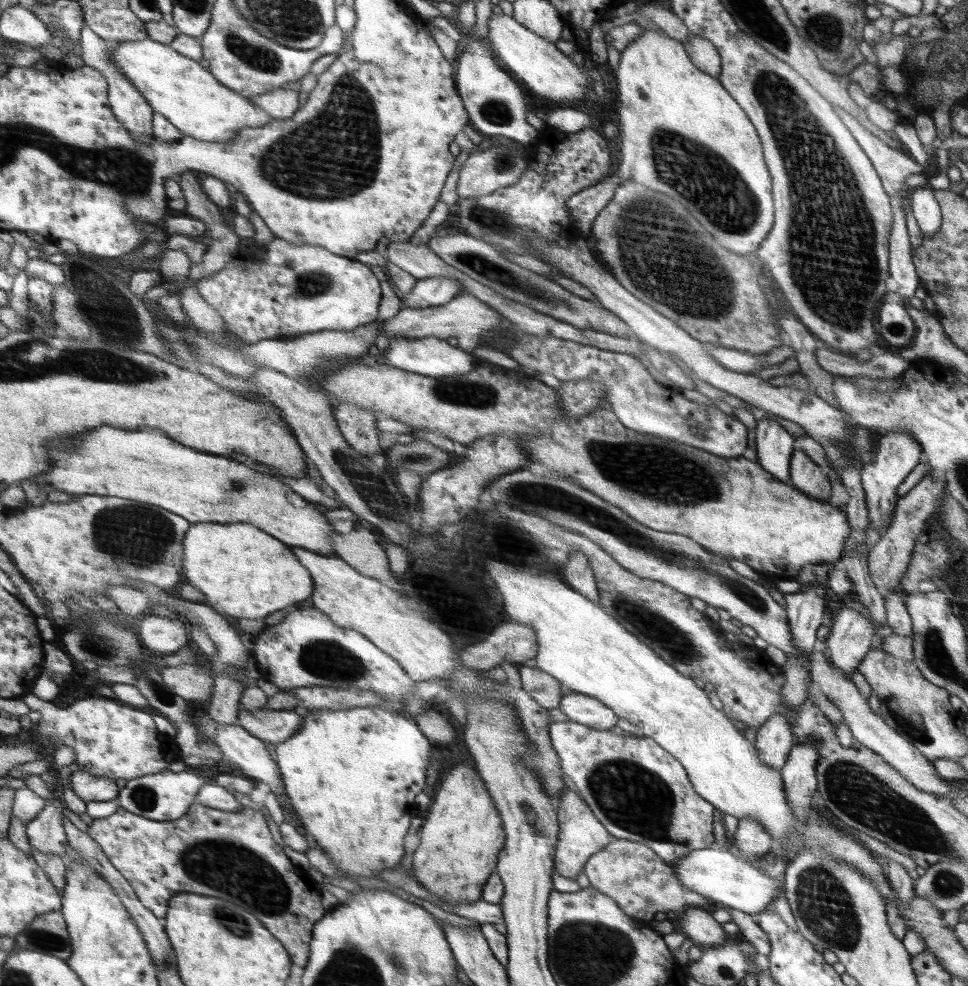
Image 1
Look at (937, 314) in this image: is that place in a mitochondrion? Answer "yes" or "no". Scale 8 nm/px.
no

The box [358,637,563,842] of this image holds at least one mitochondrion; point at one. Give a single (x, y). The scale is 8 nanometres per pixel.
(532, 818)

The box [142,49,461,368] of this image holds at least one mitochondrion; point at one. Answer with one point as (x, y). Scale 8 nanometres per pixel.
(346, 132)

